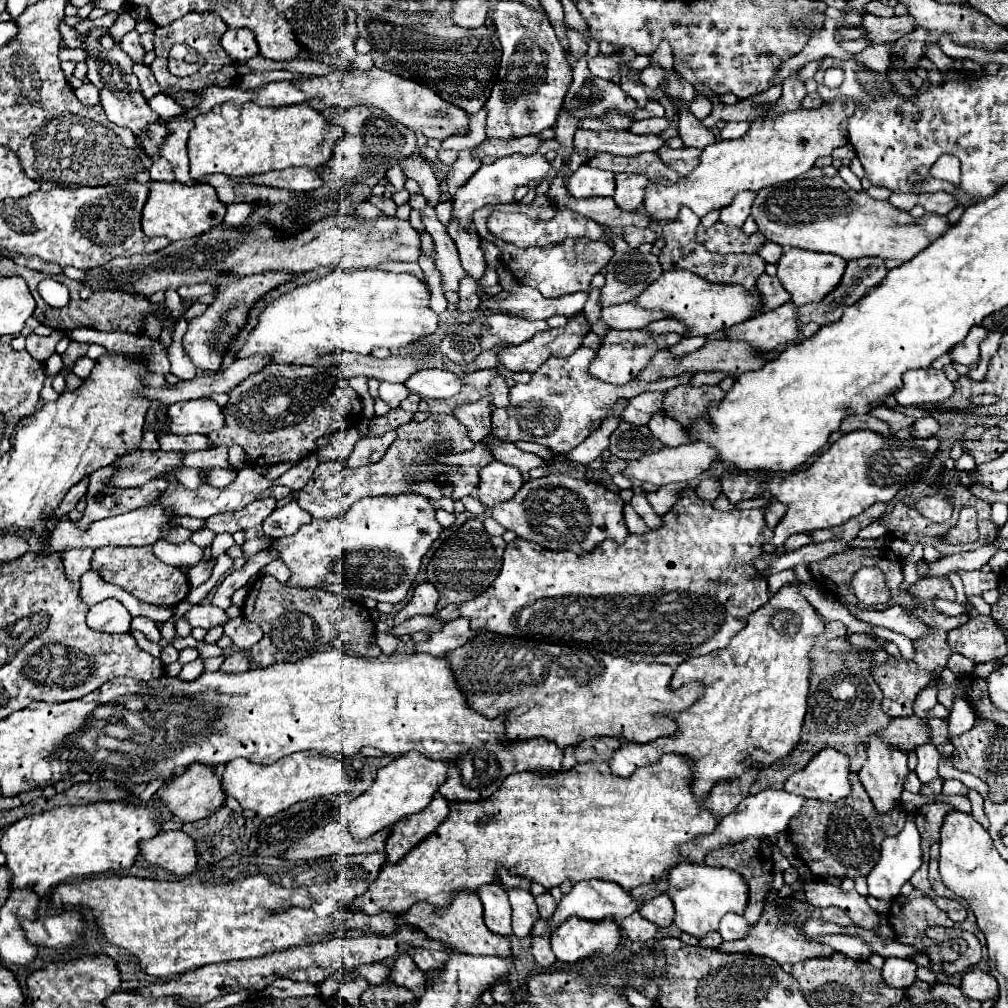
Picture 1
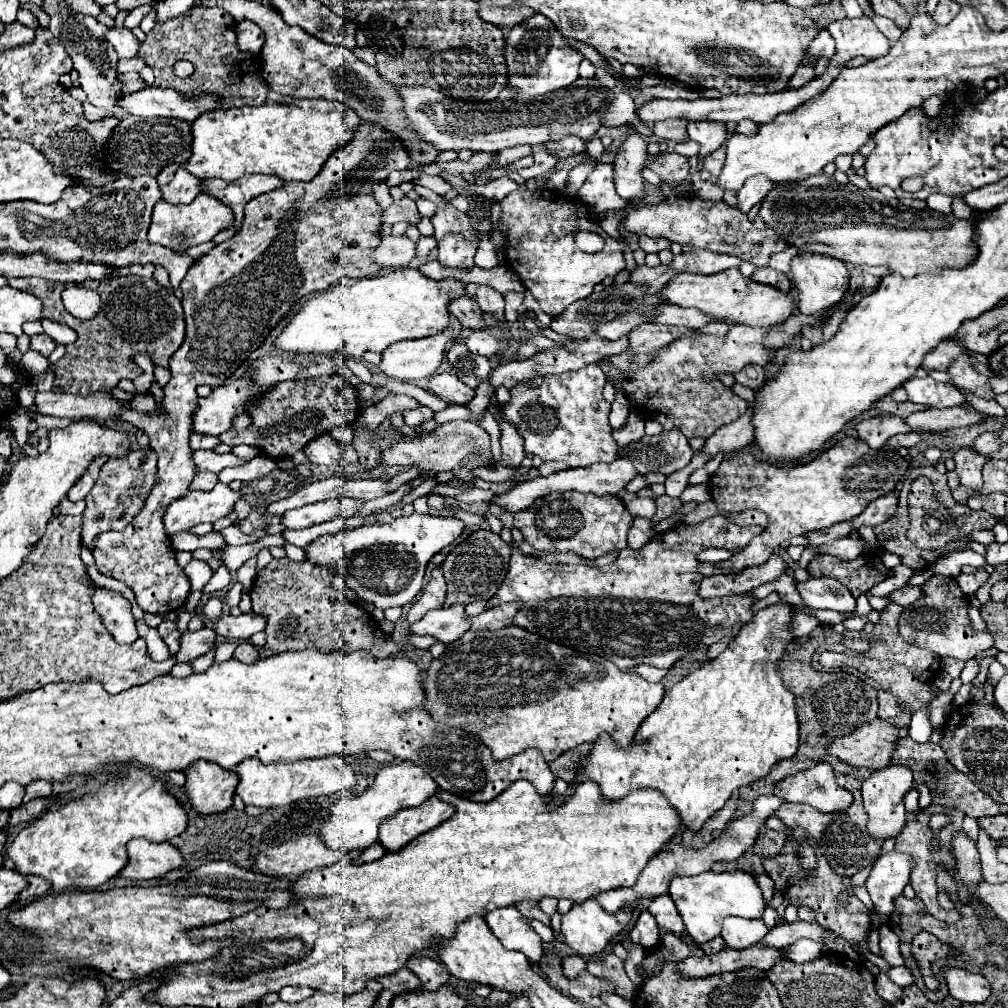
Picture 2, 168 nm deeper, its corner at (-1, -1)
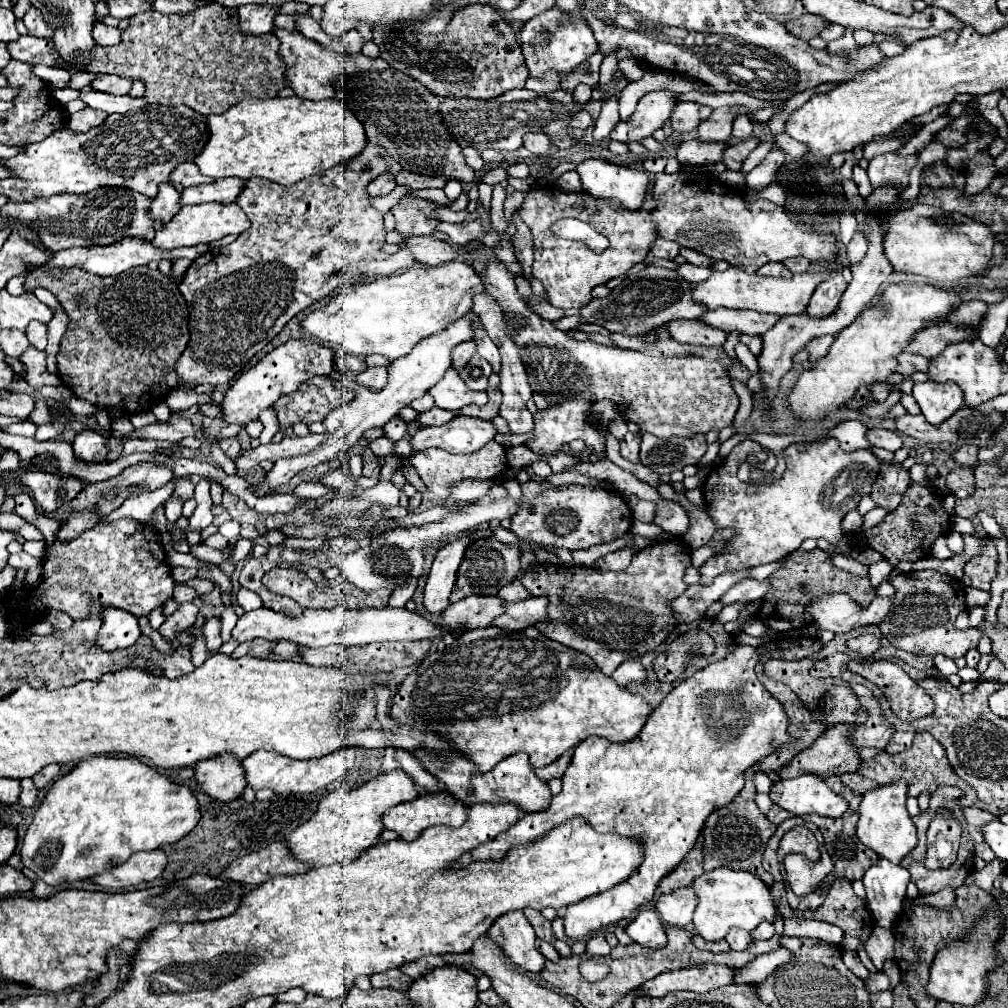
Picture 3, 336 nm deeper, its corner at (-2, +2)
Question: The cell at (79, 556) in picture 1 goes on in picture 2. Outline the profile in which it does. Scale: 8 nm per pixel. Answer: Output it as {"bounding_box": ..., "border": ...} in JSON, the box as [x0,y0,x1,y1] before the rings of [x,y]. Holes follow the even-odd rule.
{"bounding_box":[80,448,158,552],"border":[[[152,448],[132,450],[124,460],[108,460],[100,470],[94,488],[86,496],[86,510],[82,514],[82,534],[80,534],[82,546],[88,552],[92,552],[98,534],[126,528],[126,524],[130,524],[132,518],[136,518],[136,512],[144,508],[150,490],[156,486],[156,478],[158,478],[156,452],[152,452]]]}

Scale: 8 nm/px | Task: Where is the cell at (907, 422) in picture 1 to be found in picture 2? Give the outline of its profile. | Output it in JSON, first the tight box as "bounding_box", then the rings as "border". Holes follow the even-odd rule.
{"bounding_box":[905,406,984,432],"border":[[[954,406],[954,408],[942,410],[932,408],[915,412],[908,416],[905,422],[912,430],[936,432],[968,426],[968,424],[974,424],[974,422],[980,422],[980,420],[984,420],[984,414],[980,414],[976,410],[968,412],[960,406]]]}

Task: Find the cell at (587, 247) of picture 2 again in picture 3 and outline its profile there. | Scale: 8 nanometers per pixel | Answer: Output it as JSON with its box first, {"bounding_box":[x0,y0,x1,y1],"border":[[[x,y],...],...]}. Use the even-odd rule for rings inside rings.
{"bounding_box":[551,219,595,239],"border":[[[559,219],[557,223],[551,225],[551,233],[555,237],[565,237],[565,239],[583,239],[583,235],[595,237],[595,231],[577,219]]]}

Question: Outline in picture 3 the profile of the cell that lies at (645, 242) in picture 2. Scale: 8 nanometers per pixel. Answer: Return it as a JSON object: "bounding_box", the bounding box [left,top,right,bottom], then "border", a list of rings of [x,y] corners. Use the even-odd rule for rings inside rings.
{"bounding_box":[651,237,679,259],"border":[[[657,237],[651,253],[655,257],[661,257],[661,259],[675,259],[679,255],[679,245],[673,245],[671,241],[665,241],[665,239]]]}

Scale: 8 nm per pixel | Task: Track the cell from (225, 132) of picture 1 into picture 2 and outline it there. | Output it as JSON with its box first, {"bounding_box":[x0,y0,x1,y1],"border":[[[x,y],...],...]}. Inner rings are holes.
{"bounding_box":[186,98,360,182],"border":[[[318,98],[318,100],[302,100],[302,102],[294,100],[294,104],[288,104],[288,106],[286,104],[262,104],[262,106],[244,106],[244,108],[230,108],[230,110],[222,110],[222,108],[210,110],[210,112],[200,114],[192,122],[192,156],[190,156],[186,168],[188,168],[188,172],[192,172],[194,176],[200,176],[200,178],[222,178],[222,180],[228,180],[228,182],[238,180],[244,174],[272,174],[272,176],[280,176],[282,180],[302,180],[302,182],[308,182],[308,180],[312,180],[320,172],[322,164],[332,156],[332,152],[336,152],[336,148],[342,148],[346,142],[352,140],[354,130],[356,130],[358,124],[360,124],[360,118],[358,118],[358,114],[352,108],[348,108],[342,102],[322,100],[322,98]]]}

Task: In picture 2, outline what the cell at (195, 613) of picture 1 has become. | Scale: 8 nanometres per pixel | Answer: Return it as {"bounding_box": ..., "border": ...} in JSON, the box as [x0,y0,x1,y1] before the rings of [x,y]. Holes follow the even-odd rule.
{"bounding_box":[212,612,266,640],"border":[[[254,612],[250,614],[240,614],[240,616],[232,616],[232,614],[222,614],[220,618],[216,618],[212,622],[214,632],[220,638],[226,640],[248,640],[252,634],[264,630],[266,620],[264,616],[256,616]]]}

